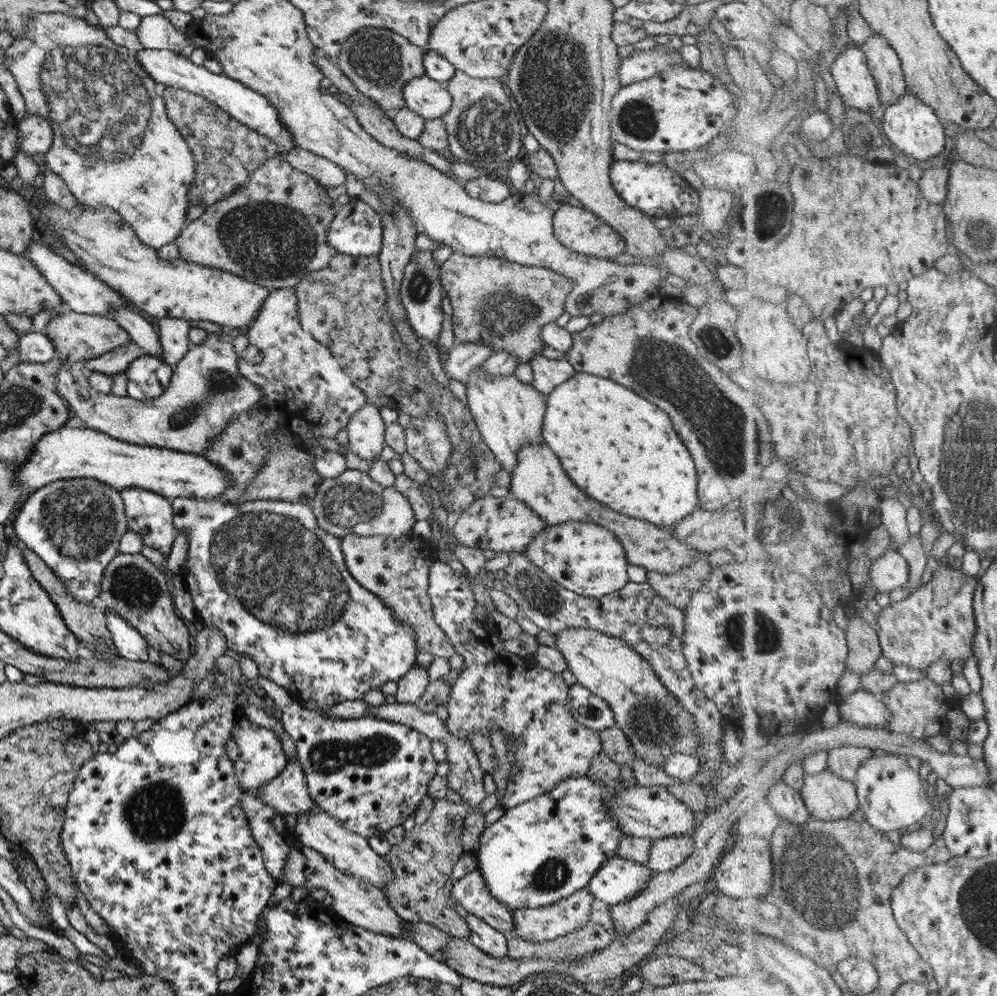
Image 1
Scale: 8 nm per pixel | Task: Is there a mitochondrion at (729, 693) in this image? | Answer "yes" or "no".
no

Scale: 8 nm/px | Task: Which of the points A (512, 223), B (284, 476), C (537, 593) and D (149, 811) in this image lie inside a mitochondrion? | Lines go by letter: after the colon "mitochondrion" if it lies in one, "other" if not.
A: other
B: other
C: mitochondrion
D: mitochondrion

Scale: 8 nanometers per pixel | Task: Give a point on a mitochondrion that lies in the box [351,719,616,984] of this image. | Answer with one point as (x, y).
(553, 874)

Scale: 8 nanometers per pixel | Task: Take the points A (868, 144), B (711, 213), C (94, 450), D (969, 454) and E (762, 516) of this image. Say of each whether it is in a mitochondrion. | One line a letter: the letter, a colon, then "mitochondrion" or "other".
A: other
B: other
C: other
D: mitochondrion
E: mitochondrion

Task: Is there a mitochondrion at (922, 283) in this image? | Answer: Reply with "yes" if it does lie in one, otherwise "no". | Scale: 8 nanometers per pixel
no

